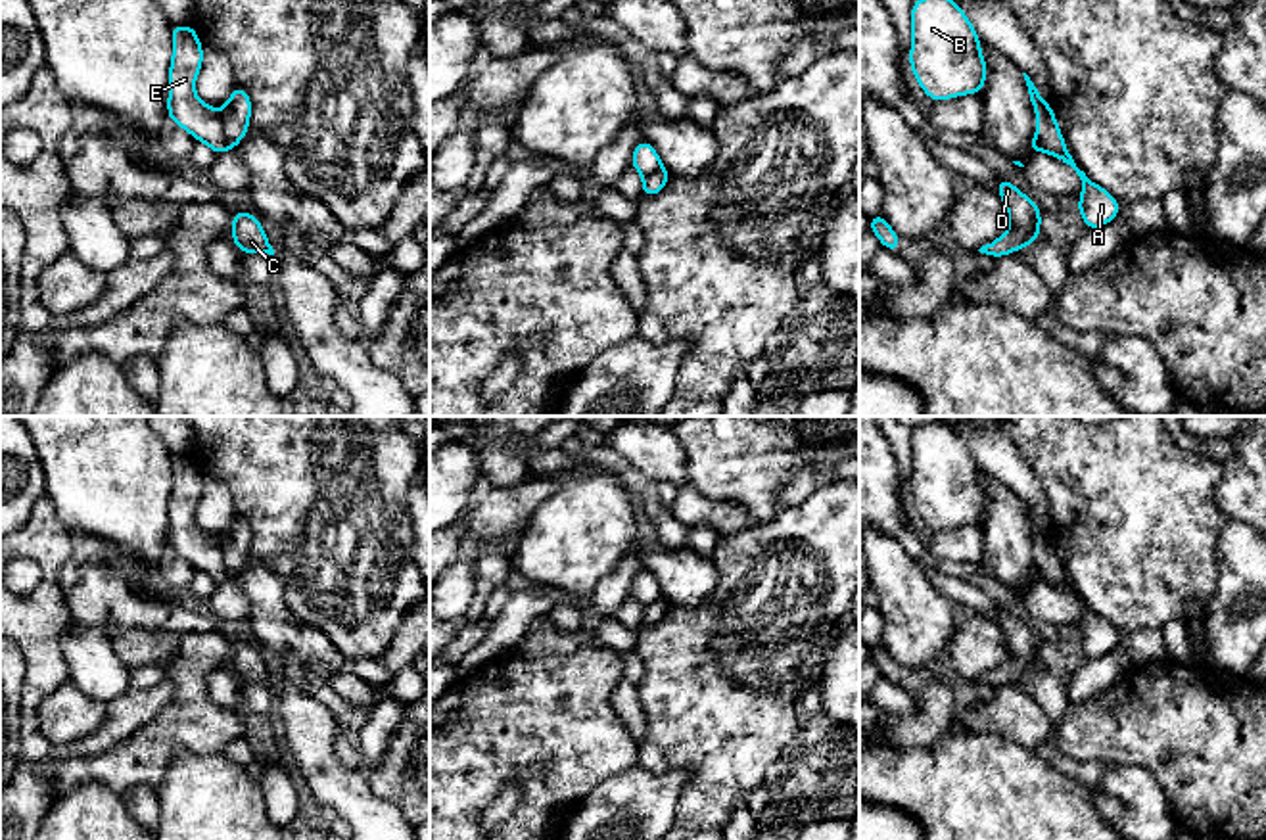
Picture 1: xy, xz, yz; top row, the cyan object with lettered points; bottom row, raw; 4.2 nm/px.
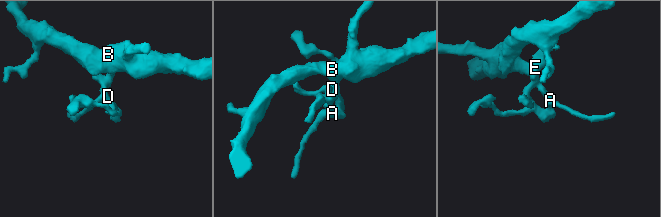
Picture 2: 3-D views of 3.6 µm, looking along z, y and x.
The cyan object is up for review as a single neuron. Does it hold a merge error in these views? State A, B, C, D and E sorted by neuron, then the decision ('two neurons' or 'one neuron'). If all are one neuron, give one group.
A B / C D E | two neurons

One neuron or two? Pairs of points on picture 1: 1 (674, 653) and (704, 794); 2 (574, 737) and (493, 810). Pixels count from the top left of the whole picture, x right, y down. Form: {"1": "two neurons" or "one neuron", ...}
{"1": "one neuron", "2": "two neurons"}

